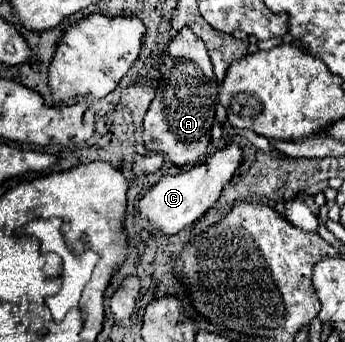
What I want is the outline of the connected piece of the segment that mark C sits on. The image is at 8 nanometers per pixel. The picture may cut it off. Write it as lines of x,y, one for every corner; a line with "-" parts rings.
229,142
225,148
215,150
203,164
197,164
189,170
183,170
175,176
163,176
141,200
139,200
139,210
141,216
151,220
159,230
165,234
177,234
185,226
193,224
199,220
221,196
225,184
233,178
235,170
243,162
243,152
235,142

